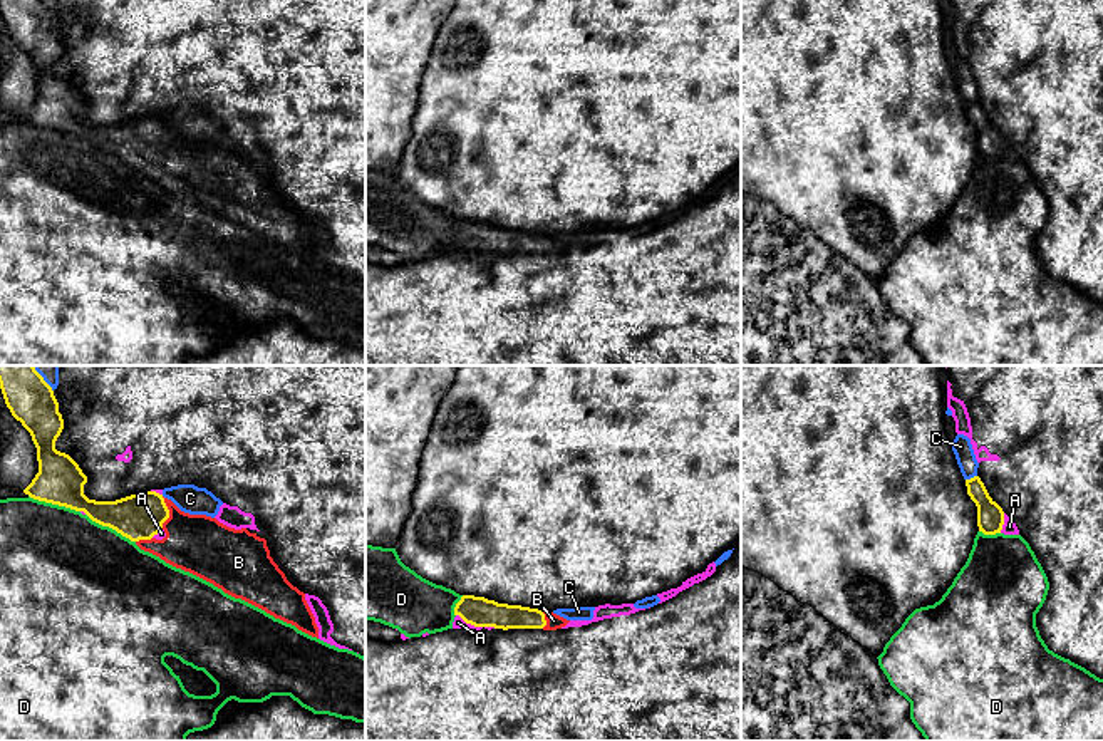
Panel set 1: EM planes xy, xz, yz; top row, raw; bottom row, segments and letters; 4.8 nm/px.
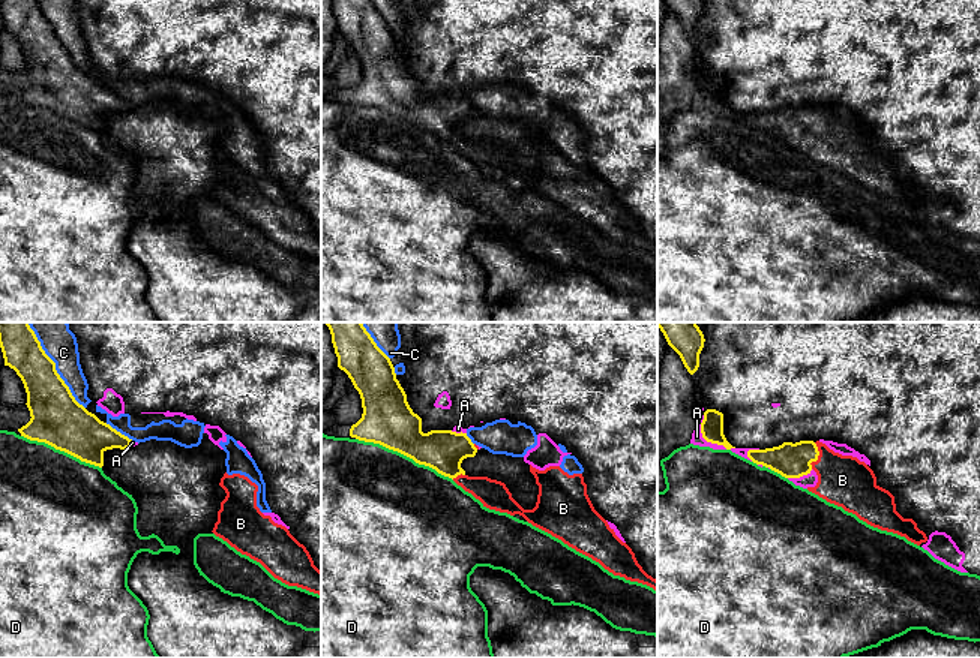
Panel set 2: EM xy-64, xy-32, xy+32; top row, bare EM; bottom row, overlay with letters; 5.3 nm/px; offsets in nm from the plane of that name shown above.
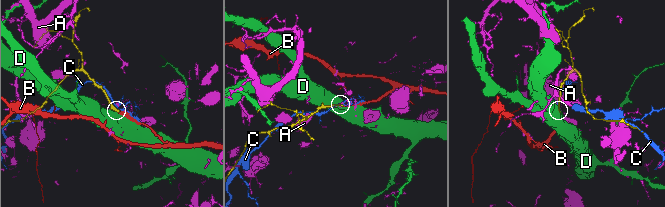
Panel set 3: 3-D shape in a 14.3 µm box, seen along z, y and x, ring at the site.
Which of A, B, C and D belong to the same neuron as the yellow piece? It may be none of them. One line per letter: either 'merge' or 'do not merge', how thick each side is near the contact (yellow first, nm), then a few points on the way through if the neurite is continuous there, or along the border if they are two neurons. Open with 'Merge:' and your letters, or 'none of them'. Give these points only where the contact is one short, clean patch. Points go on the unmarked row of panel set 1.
Merge: B
A: do not merge; 140 nm thick on the yellow side, 50 nm on the other
B: merge; 220 nm thick on the yellow side, 280 nm on the other; runs through xy (139, 141), (148, 136), (168, 136), (201, 170)
C: do not merge; 130 nm thick on the yellow side, 90 nm on the other
D: do not merge; 220 nm thick on the yellow side, 480 nm on the other

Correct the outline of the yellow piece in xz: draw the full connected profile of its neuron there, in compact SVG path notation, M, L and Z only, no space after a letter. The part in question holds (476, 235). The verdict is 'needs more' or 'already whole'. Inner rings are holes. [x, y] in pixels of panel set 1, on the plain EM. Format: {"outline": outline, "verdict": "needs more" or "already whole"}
{"outline": "M463 220L454 231L454 240L459 240L466 248L474 251L495 253L543 253L557 255L570 245L538 233L498 228L484 221Z", "verdict": "needs more"}

